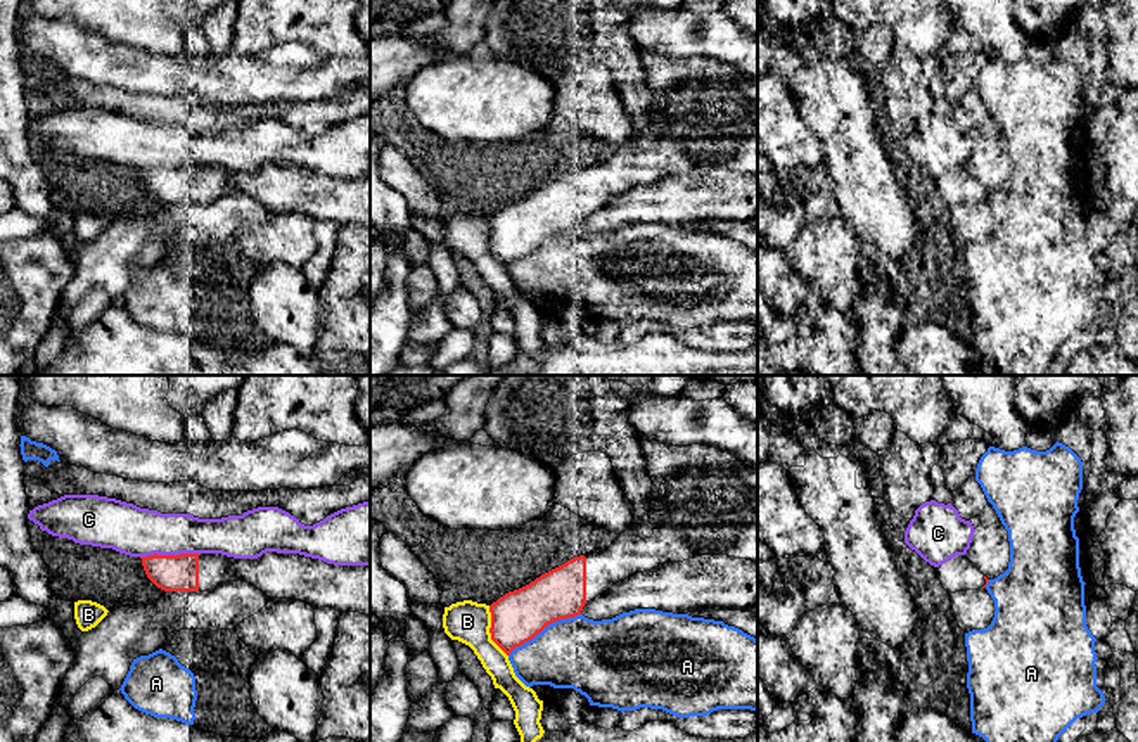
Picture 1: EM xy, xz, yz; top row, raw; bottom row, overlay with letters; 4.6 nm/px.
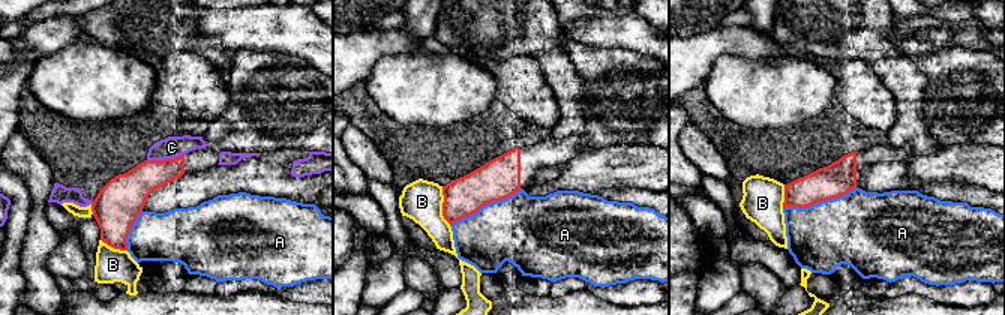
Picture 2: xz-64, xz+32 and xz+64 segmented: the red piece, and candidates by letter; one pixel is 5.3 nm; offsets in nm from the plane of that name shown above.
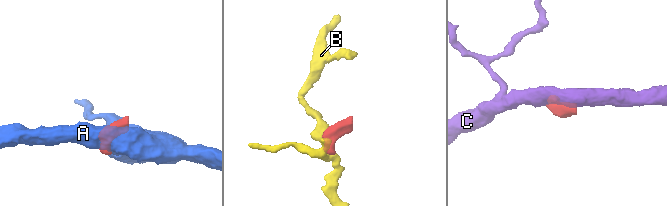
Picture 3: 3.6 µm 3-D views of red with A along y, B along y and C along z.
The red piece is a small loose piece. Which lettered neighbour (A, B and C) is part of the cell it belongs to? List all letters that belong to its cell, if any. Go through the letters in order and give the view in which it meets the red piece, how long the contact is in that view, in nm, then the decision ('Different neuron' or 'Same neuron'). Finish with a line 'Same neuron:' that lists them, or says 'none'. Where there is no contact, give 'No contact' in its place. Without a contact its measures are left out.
A: Touches red in xz. Shared border 400 nm. Different neuron
B: Touches red in xz. Shared border 260 nm. Different neuron
C: Touches red in xy. Shared border 280 nm. Different neuron
Same neuron: none

